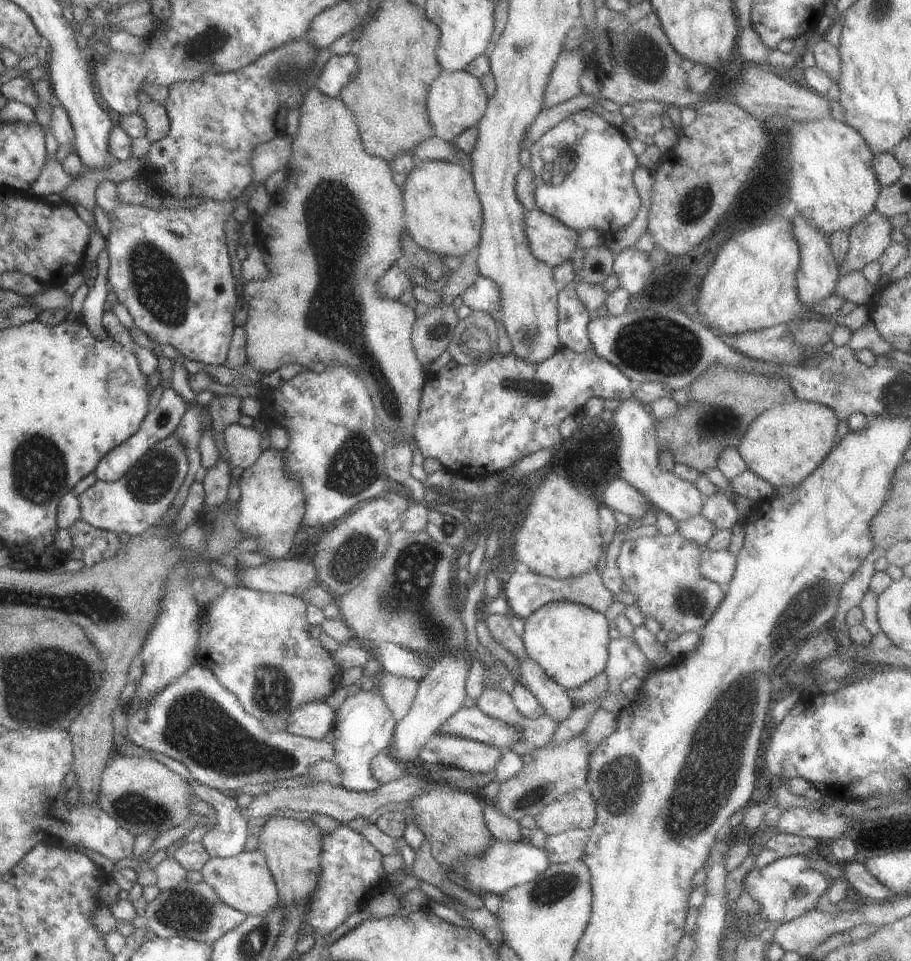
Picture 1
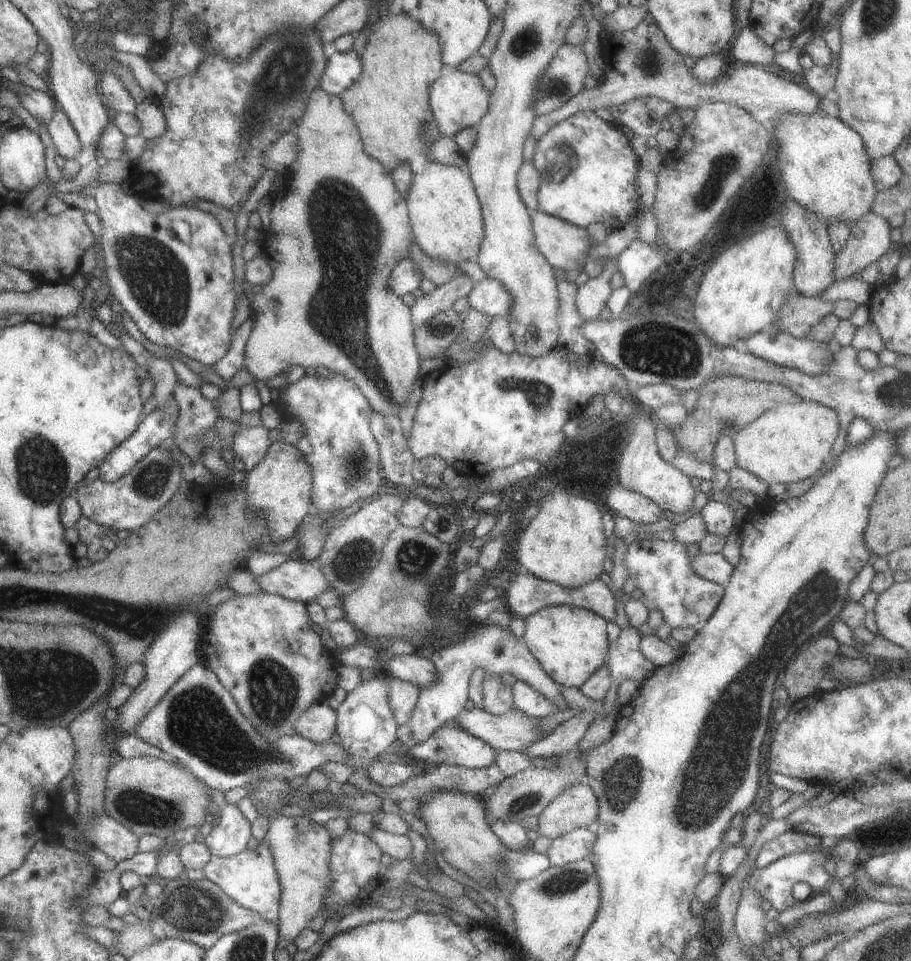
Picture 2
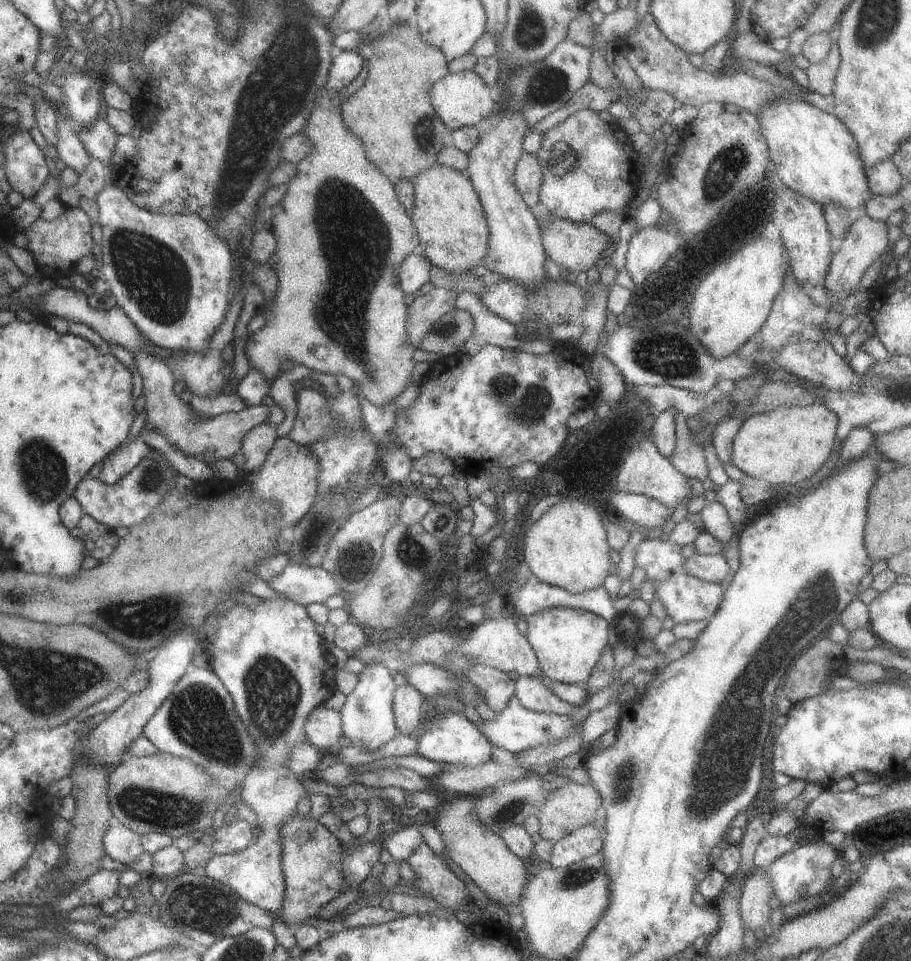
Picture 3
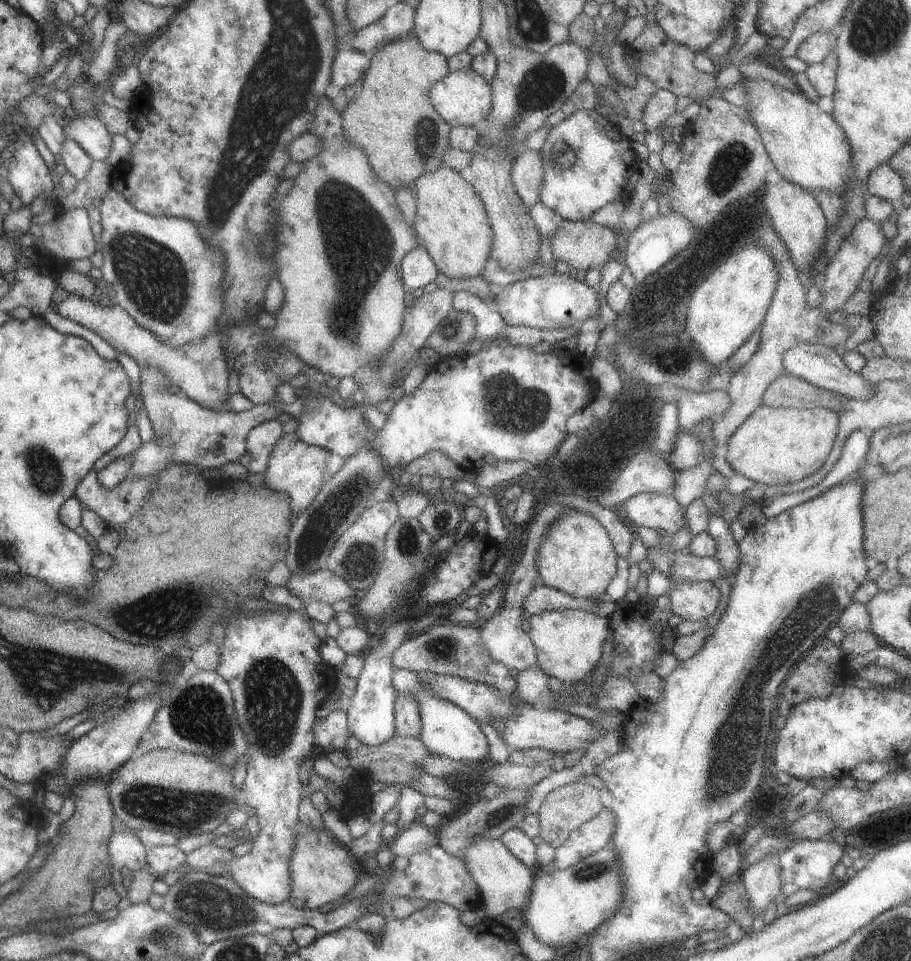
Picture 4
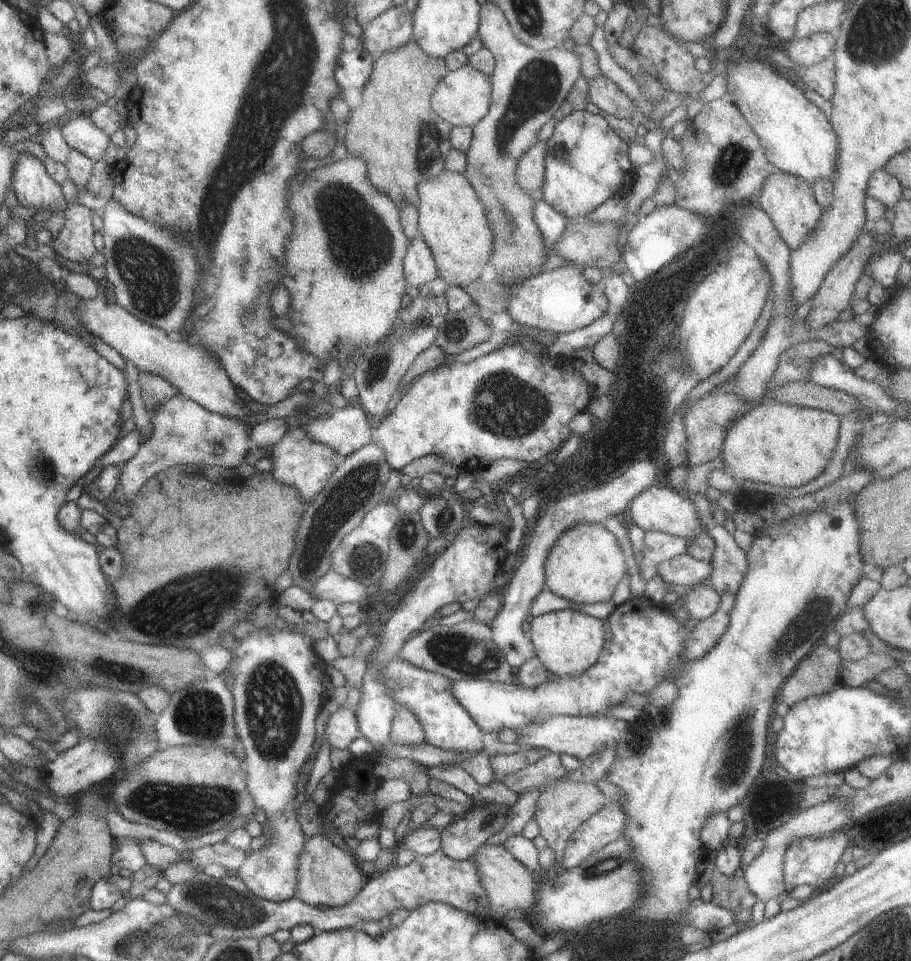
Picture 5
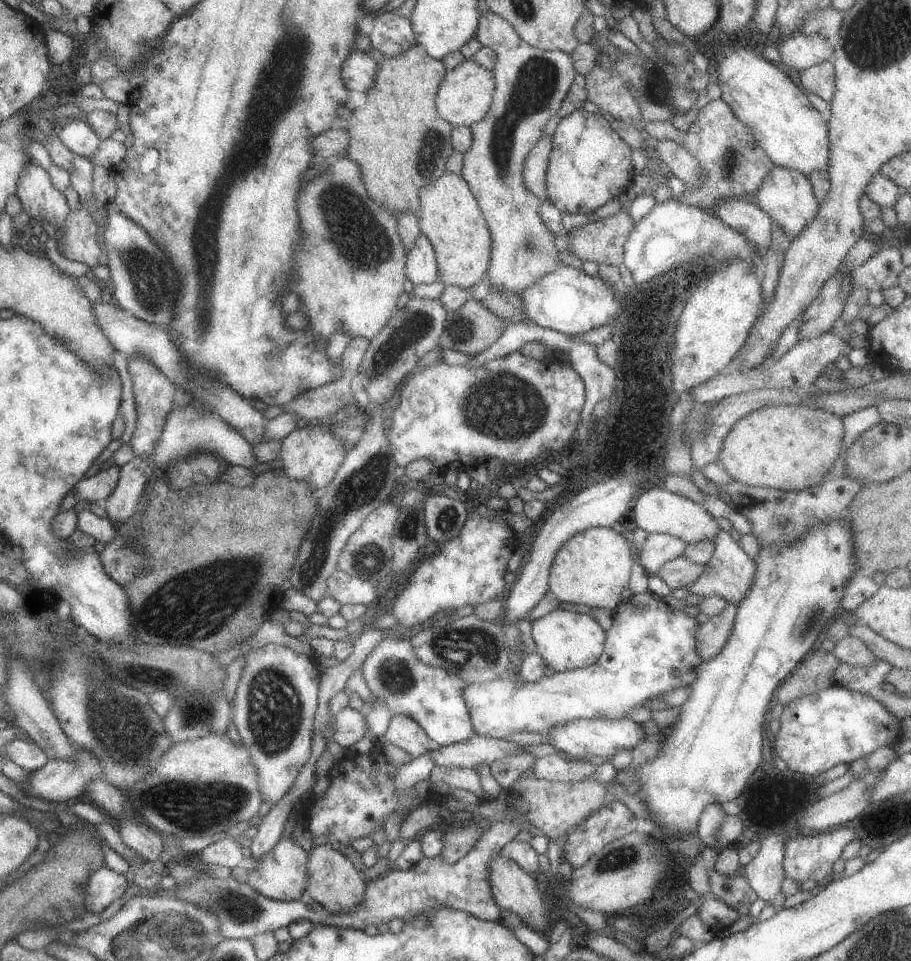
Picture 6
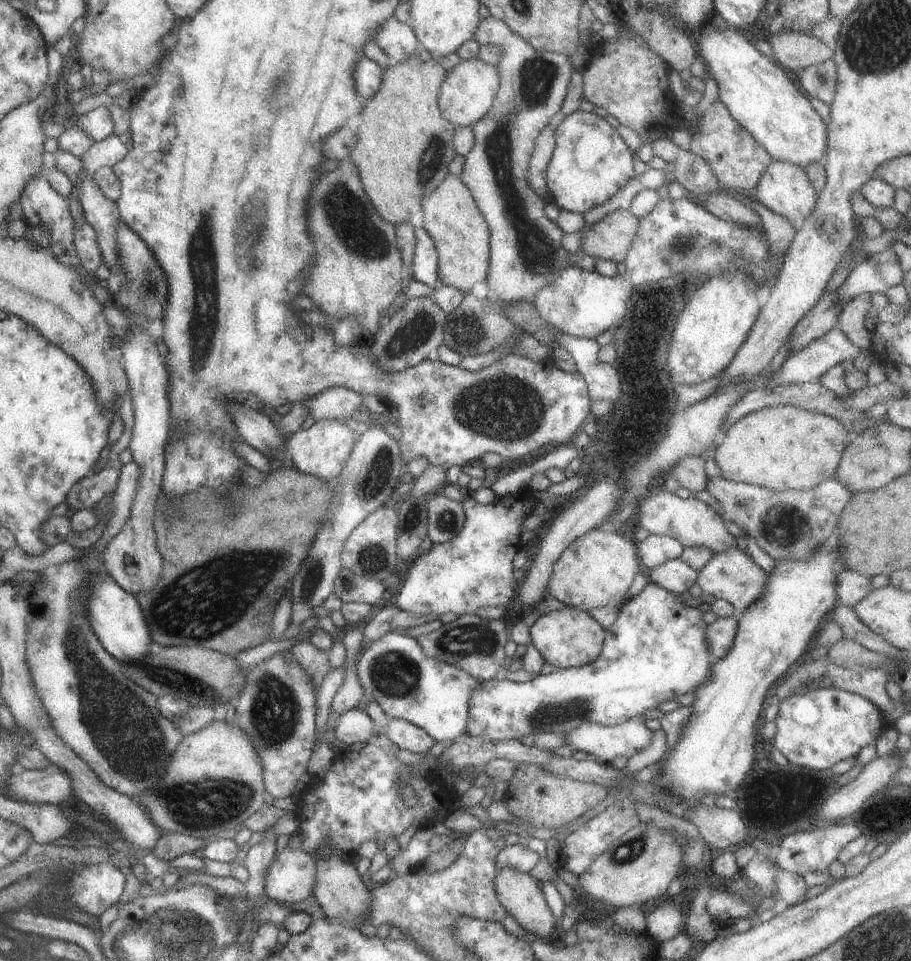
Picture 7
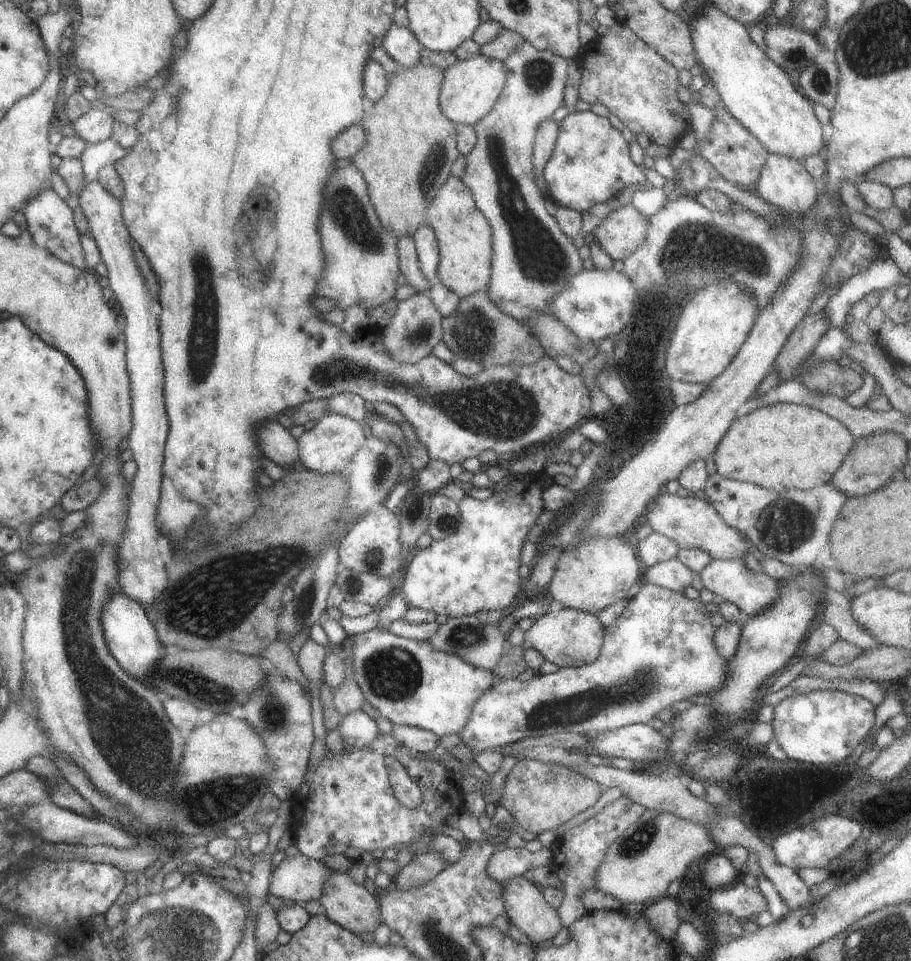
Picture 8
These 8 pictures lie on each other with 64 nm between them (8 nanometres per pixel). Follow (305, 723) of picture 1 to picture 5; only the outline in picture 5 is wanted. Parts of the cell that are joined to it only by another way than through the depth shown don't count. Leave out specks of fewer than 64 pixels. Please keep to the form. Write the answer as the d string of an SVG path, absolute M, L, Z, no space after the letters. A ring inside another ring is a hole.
M340 708L324 724L323 743L332 749L346 749L358 738L356 716L352 711Z

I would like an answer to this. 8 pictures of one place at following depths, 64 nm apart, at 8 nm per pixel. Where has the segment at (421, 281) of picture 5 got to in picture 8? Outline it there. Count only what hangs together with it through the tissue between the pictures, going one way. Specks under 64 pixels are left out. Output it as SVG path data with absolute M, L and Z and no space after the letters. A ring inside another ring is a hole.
M426 224L420 225L420 228L412 235L417 256L418 266L422 276L432 282L434 276L437 276L436 270L439 263L439 248L436 234L430 226Z

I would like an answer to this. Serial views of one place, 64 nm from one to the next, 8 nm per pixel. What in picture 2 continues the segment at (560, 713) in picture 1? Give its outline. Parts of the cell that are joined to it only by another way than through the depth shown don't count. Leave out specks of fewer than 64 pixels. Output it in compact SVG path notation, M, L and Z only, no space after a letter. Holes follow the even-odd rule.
M484 622L479 624L479 628L472 638L462 642L462 644L454 643L438 649L431 656L431 662L435 669L435 679L427 686L420 687L420 695L416 707L409 715L408 721L397 727L397 742L406 750L403 755L407 755L408 750L416 747L418 744L425 742L432 734L436 733L443 725L452 721L464 708L469 697L467 689L469 687L469 679L475 669L482 668L488 674L500 676L502 673L512 674L517 681L523 681L528 687L537 691L546 701L549 701L558 711L564 711L568 706L563 696L563 686L557 684L552 678L549 678L536 658L529 652L529 649L521 642L520 638L516 638L512 634L512 630L504 631L503 627L488 625Z

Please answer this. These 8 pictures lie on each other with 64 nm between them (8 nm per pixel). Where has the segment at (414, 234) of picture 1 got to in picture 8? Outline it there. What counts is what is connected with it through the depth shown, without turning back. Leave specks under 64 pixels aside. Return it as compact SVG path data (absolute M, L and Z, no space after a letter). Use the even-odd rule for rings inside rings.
M450 177L440 187L436 198L428 202L424 224L434 230L439 248L436 274L441 285L466 298L488 290L492 266L492 228L476 208L473 194L459 177Z

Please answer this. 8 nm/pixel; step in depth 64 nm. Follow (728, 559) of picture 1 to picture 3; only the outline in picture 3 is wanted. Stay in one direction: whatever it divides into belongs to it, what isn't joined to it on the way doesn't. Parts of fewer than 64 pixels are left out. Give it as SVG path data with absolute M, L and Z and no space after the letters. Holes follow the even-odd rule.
M720 553L715 555L692 554L685 559L685 570L688 575L695 578L720 583L730 572L727 560L724 560Z

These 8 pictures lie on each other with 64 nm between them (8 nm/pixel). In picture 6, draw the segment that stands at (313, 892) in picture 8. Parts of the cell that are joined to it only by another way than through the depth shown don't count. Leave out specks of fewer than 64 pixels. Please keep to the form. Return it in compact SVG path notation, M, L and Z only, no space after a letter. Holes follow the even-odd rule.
M291 836L281 837L278 844L274 848L269 848L259 860L252 856L249 861L256 861L256 864L246 867L248 871L246 883L258 894L274 901L292 901L302 898L307 884L307 871L305 870L307 853L292 840Z

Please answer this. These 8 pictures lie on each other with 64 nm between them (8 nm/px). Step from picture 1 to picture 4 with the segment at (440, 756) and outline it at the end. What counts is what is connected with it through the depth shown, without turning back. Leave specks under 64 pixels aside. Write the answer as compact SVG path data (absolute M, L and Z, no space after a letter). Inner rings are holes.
M392 670L392 686L395 694L408 694L410 698L416 698L418 710L420 710L421 733L419 739L422 746L434 754L444 756L458 762L480 762L489 758L488 741L486 735L480 729L478 723L454 702L444 700L420 686L420 673L414 670Z

